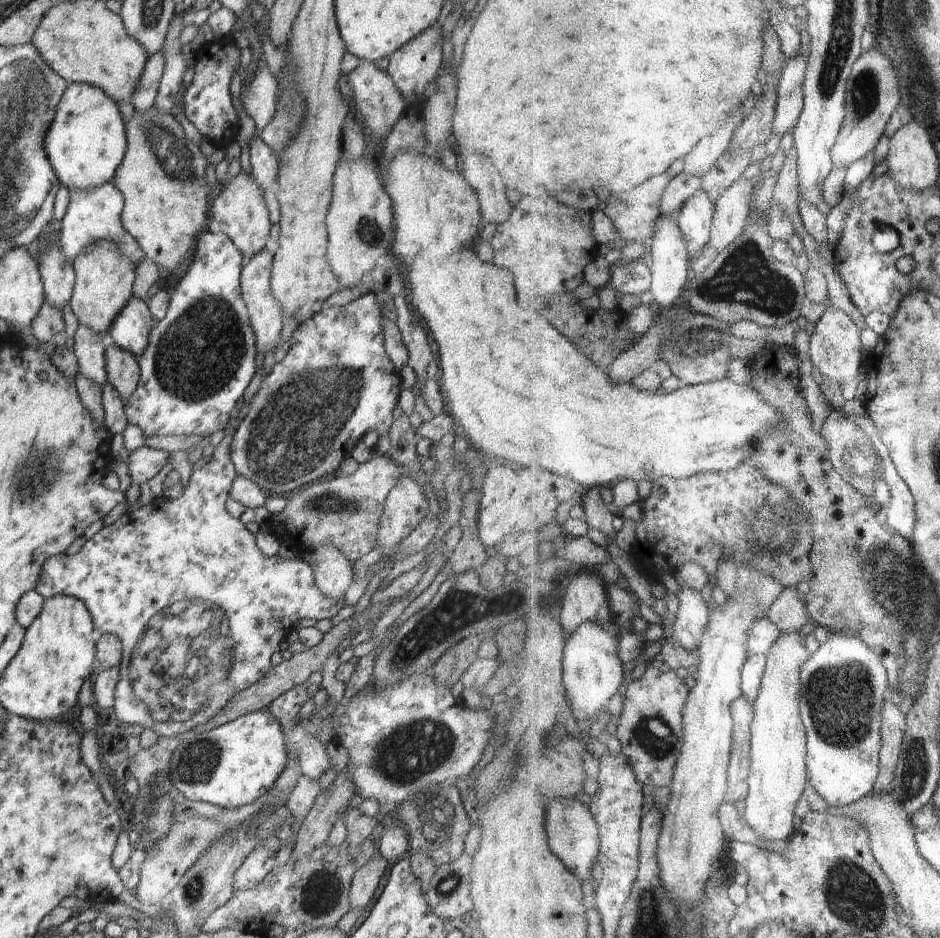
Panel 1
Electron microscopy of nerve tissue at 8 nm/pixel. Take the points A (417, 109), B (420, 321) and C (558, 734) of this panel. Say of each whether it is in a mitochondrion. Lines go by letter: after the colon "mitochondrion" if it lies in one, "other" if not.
A: other
B: other
C: other

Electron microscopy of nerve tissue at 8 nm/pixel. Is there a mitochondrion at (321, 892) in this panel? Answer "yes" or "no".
yes

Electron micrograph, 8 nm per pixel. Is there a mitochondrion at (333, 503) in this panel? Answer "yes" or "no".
yes

